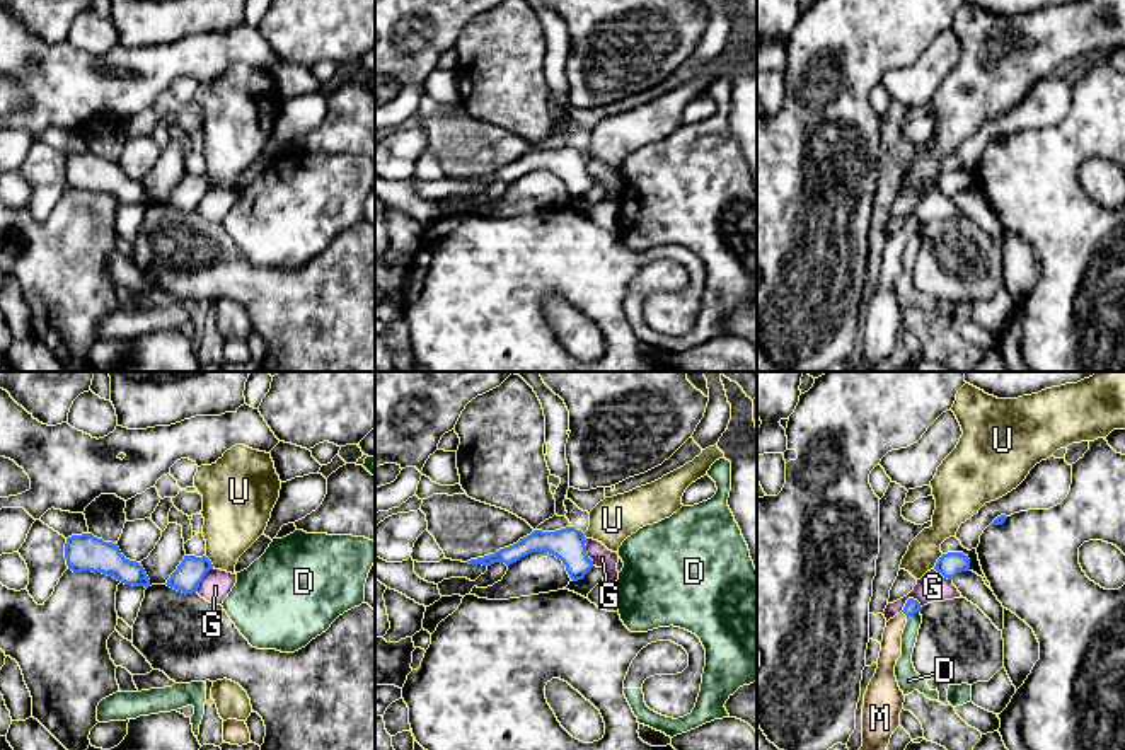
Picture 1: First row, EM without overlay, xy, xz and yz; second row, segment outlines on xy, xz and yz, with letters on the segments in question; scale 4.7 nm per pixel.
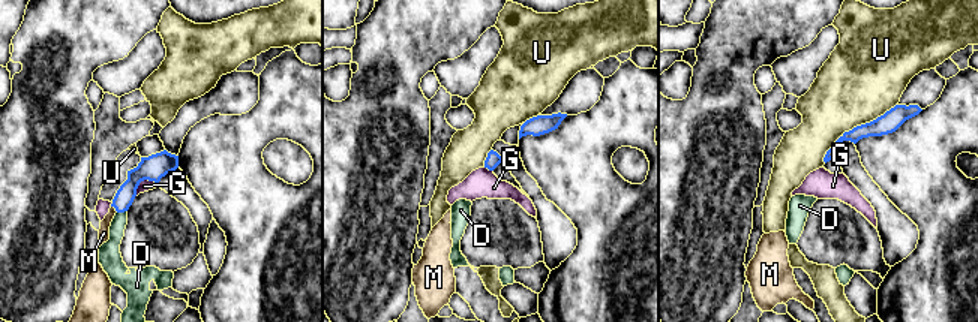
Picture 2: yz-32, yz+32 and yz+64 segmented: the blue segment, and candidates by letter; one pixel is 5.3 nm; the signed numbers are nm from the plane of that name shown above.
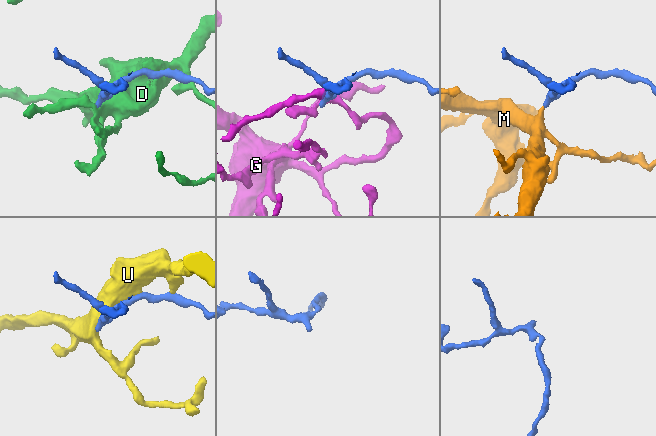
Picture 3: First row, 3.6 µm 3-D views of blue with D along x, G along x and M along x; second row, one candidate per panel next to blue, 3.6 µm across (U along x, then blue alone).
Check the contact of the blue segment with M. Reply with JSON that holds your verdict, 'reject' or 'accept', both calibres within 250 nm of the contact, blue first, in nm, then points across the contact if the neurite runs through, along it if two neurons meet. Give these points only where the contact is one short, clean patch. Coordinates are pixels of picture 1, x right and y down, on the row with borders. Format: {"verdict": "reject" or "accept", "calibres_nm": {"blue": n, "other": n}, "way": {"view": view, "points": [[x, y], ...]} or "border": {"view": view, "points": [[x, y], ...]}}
{"verdict": "accept", "calibres_nm": {"blue": 70, "other": 100}, "way": {"view": "yz", "points": [[912, 605], [904, 612], [894, 629], [890, 651]]}}

